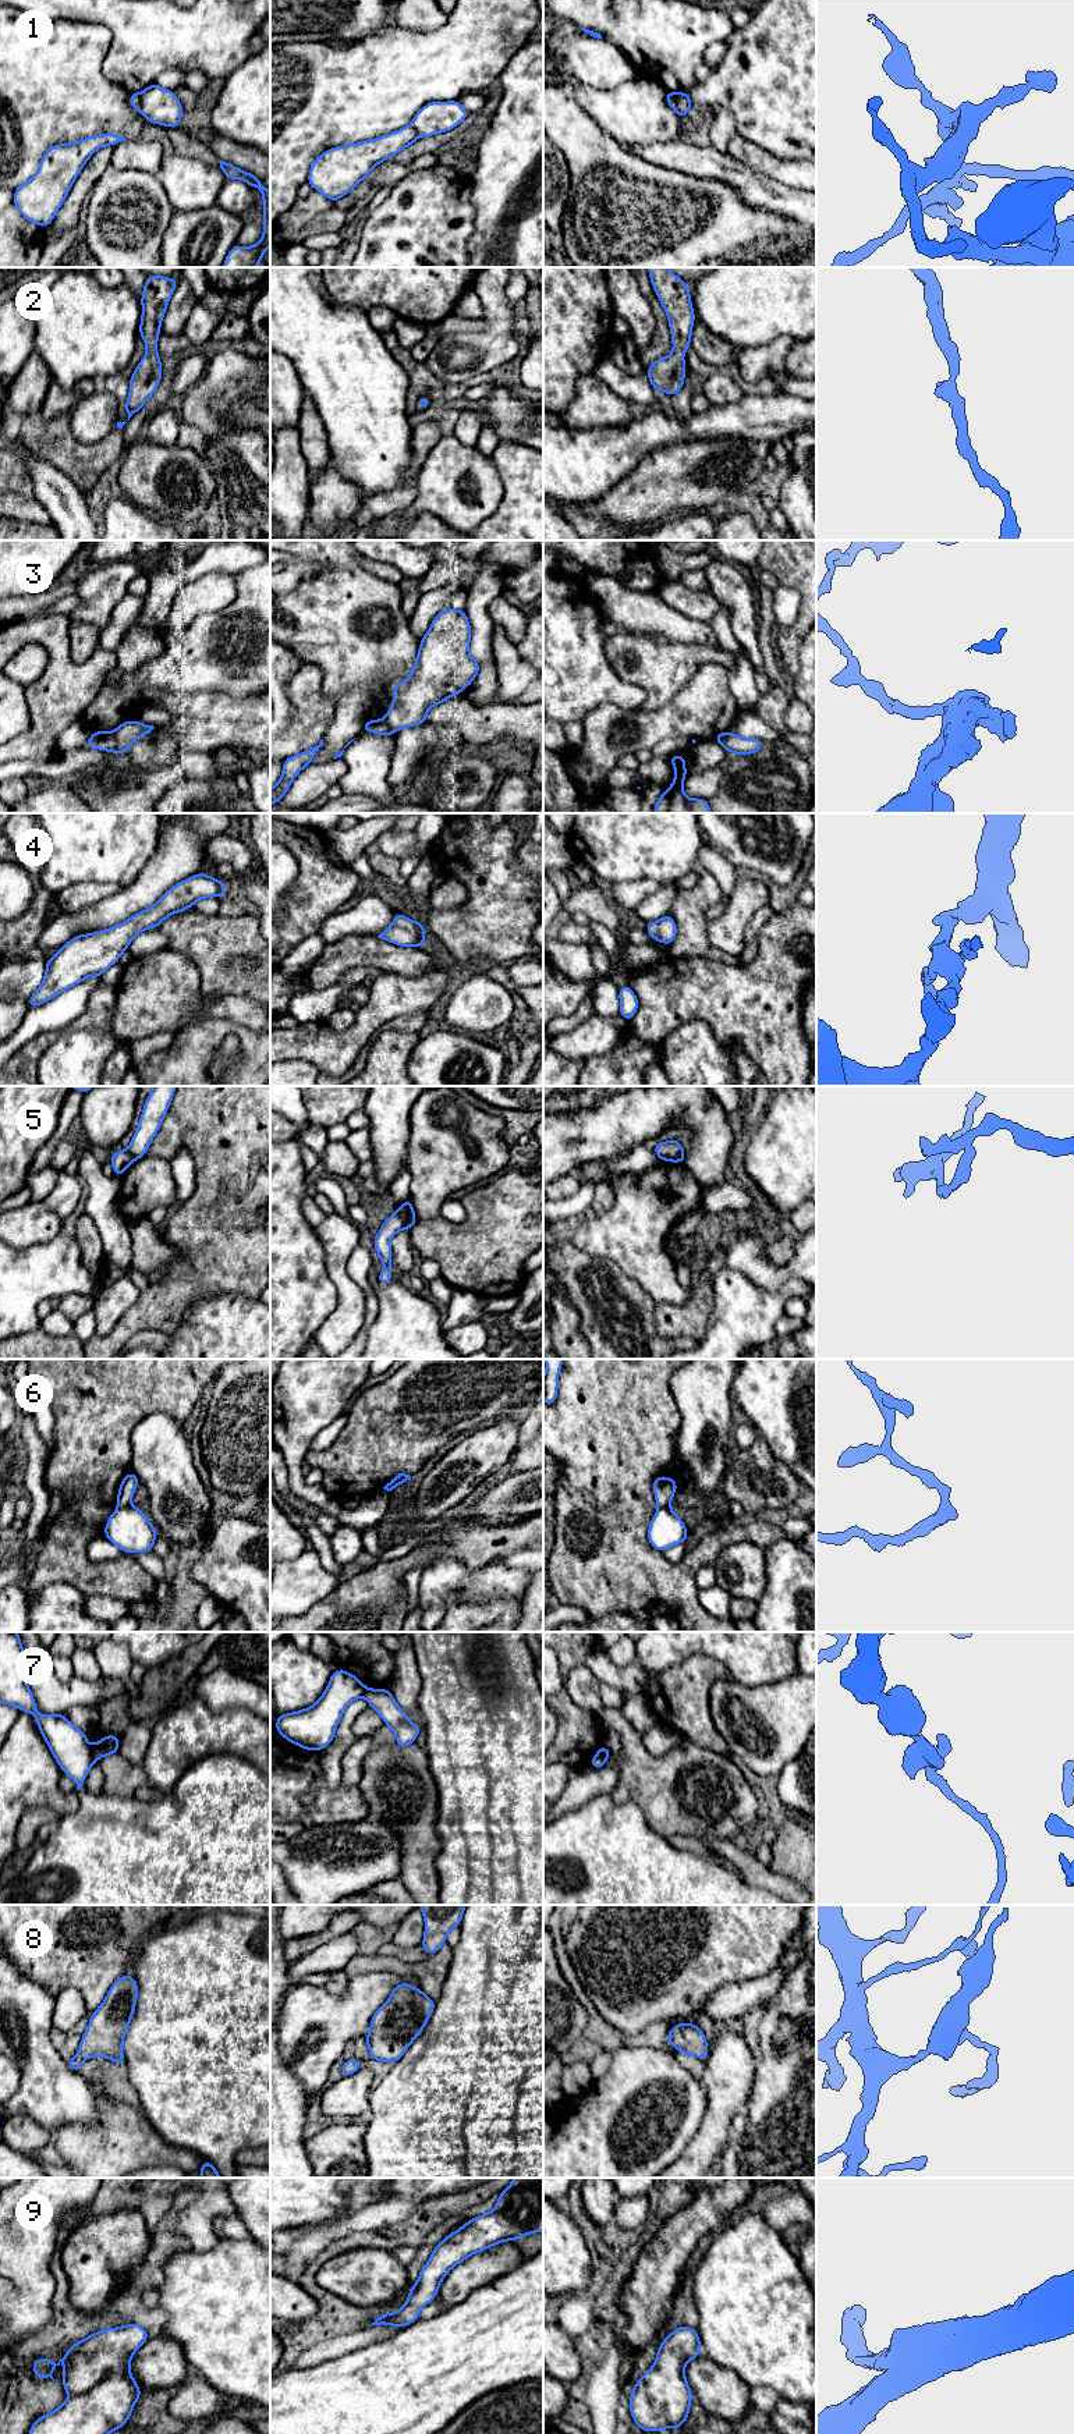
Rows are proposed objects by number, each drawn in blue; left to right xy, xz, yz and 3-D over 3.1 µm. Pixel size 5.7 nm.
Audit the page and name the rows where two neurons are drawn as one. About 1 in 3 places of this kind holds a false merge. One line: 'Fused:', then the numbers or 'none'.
Fused: 1, 3, 5, 6, 7

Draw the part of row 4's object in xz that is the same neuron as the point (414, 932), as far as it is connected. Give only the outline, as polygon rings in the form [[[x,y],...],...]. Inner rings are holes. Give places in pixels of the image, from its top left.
[[[397,912],[393,923],[378,937],[401,947],[411,945],[423,948],[425,929],[425,925],[405,918],[403,913]]]

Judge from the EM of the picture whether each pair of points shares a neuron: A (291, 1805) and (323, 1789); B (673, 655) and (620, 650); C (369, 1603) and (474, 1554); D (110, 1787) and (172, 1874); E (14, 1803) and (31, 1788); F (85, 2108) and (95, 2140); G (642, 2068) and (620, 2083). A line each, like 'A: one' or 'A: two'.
A: one
B: one
C: one
D: two
E: one
F: two
G: one

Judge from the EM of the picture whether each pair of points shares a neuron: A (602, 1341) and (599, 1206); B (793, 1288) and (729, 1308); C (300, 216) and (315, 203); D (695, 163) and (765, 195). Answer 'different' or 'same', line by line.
A: same
B: same
C: same
D: same

